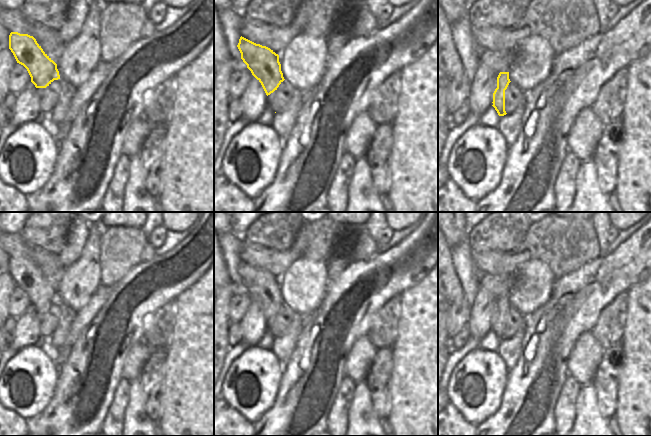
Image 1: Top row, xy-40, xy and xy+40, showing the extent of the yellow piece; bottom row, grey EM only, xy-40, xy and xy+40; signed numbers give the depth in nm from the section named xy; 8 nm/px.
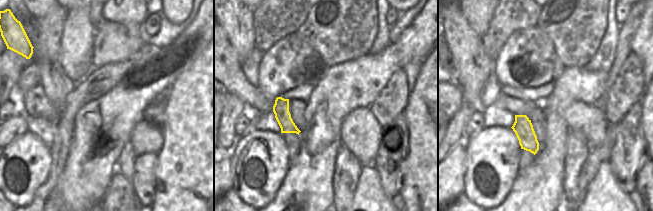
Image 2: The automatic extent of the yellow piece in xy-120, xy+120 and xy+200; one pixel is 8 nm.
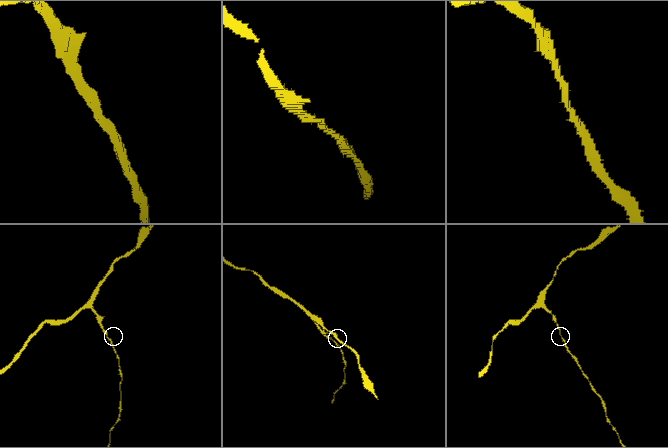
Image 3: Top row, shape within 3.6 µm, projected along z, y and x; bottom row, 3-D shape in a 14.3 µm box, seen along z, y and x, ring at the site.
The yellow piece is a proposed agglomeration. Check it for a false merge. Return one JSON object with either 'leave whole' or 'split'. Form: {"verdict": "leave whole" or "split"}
{"verdict": "leave whole"}

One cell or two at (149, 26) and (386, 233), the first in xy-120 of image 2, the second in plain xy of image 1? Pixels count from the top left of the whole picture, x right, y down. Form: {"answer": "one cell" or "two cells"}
{"answer": "one cell"}

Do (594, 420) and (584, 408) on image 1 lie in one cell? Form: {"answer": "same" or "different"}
{"answer": "same"}

